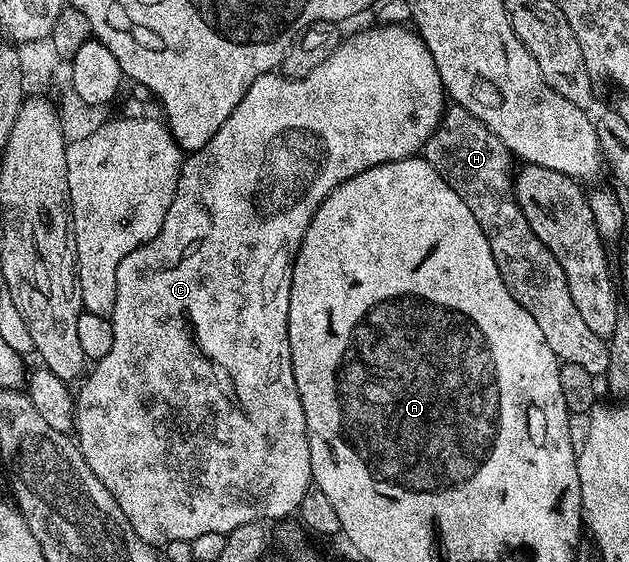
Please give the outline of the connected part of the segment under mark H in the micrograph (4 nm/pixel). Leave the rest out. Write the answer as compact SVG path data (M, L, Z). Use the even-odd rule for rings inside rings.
M451 106L444 111L441 122L435 127L435 133L423 145L421 156L431 163L437 174L441 174L444 182L459 195L461 202L465 202L465 206L473 210L485 238L489 238L489 246L493 250L493 258L497 262L497 270L501 274L503 285L522 308L533 314L533 322L537 322L541 334L545 334L545 343L549 346L549 350L553 350L553 354L559 357L563 364L581 366L581 370L589 370L591 376L602 377L609 366L607 340L593 334L589 326L581 322L581 314L577 314L577 306L573 306L573 298L569 298L569 286L565 282L565 274L557 258L553 258L551 251L536 238L533 230L529 230L529 222L525 222L512 191L513 157L497 138L497 134L493 134L480 120L473 118L469 110Z

